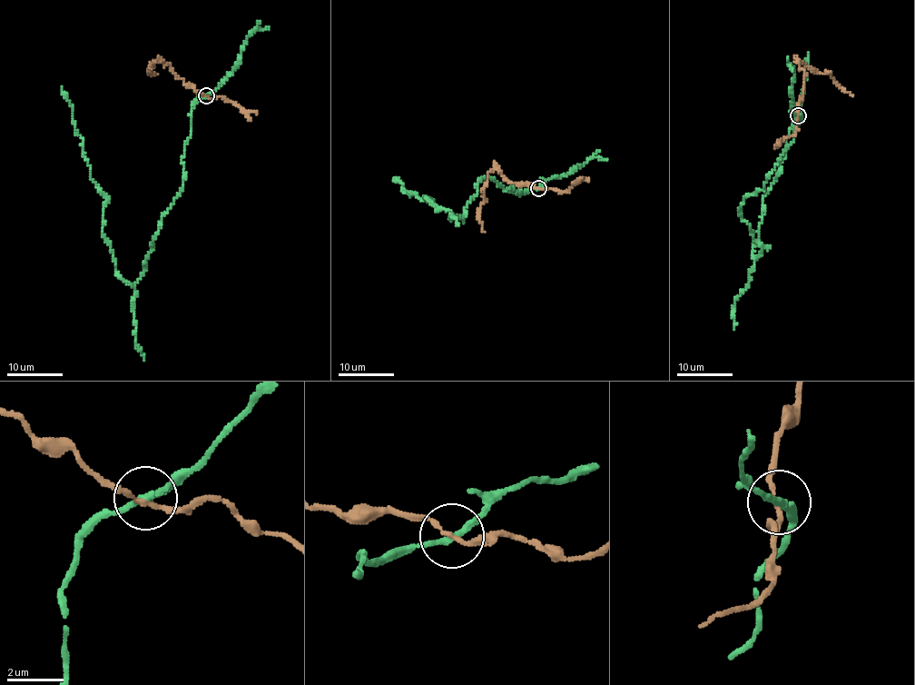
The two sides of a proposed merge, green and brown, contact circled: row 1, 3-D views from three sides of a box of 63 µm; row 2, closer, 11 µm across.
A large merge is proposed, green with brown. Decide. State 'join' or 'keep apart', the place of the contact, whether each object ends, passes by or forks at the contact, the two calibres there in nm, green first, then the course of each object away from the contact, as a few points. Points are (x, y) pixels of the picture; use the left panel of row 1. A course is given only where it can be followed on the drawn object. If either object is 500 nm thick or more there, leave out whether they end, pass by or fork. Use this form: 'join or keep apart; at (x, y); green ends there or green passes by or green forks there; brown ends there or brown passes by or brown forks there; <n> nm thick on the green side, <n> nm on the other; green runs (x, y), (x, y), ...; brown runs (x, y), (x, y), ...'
keep apart; at (206, 95); green passes by; brown passes by; 220 nm thick on the green side, 150 nm on the other; green runs (206, 94), (191, 113), (181, 192), (134, 285), (116, 271), (103, 233), (105, 197), (91, 177), (63, 85); brown runs (206, 95), (188, 87), (169, 64), (158, 61), (151, 66), (152, 62), (150, 73), (157, 74)

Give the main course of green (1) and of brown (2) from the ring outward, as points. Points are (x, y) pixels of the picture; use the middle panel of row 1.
1: (537, 188), (519, 196), (482, 177), (462, 218), (437, 210), (427, 197), (409, 195), (395, 178)
2: (537, 187), (507, 181), (500, 172), (493, 170), (483, 188), (478, 218), (484, 231)

